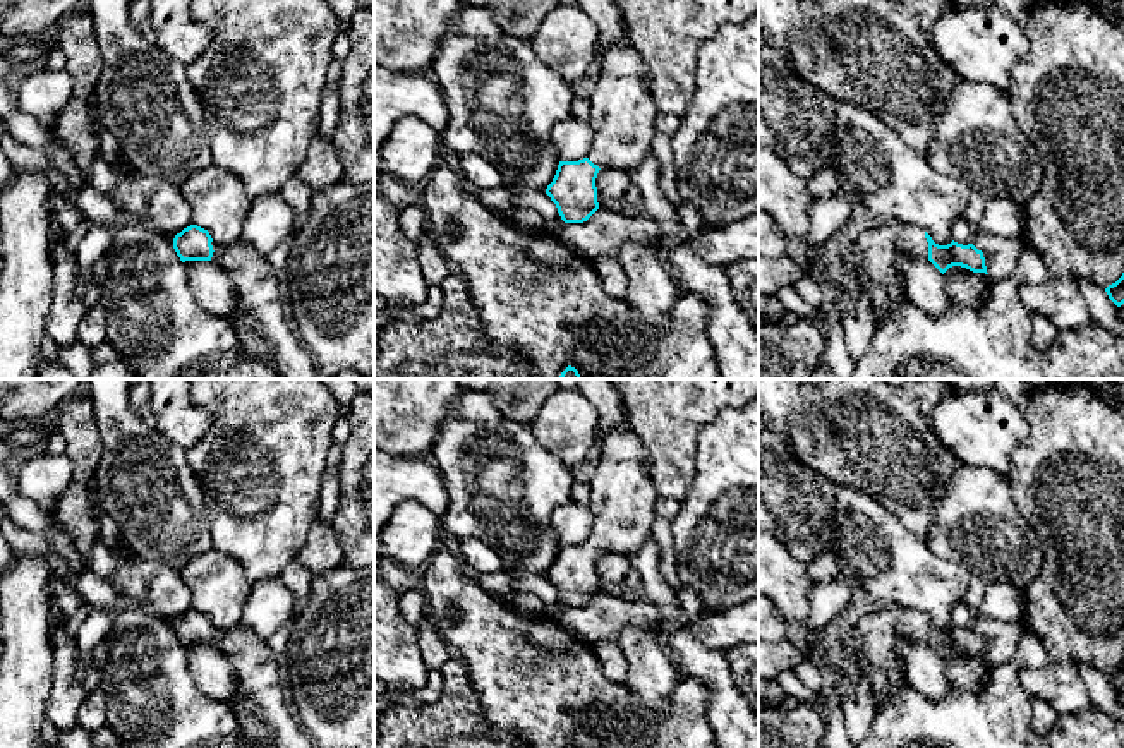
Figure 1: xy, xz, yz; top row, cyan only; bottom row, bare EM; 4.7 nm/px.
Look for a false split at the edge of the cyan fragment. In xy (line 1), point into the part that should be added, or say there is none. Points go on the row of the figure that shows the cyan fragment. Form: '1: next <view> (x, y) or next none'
1: next xy (261, 323)

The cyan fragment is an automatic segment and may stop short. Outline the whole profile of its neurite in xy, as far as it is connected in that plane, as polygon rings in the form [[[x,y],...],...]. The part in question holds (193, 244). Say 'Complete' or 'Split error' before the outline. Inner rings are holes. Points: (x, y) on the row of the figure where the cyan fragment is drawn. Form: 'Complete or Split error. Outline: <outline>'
Split error. Outline: [[[190,225],[173,238],[182,262],[211,261],[235,285],[237,309],[230,321],[244,350],[281,379],[323,379],[299,340],[285,299],[281,274],[245,240],[218,245],[208,230]]]

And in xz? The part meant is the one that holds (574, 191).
Split error. Outline: [[[628,36],[606,50],[585,94],[590,101],[592,148],[583,160],[559,161],[556,175],[546,189],[565,223],[583,223],[599,209],[595,178],[601,168],[630,173],[652,153],[652,141],[657,134],[656,120],[661,117],[649,93],[644,60]]]

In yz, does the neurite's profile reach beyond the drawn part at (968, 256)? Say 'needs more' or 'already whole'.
needs more

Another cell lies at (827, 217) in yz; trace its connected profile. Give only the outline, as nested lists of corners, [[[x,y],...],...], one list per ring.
[[[841,196],[812,199],[808,208],[808,242],[836,247],[853,216],[851,204]]]

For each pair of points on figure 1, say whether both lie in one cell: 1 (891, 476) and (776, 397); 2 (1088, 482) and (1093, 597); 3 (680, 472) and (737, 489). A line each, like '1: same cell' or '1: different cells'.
1: same cell
2: same cell
3: different cells

